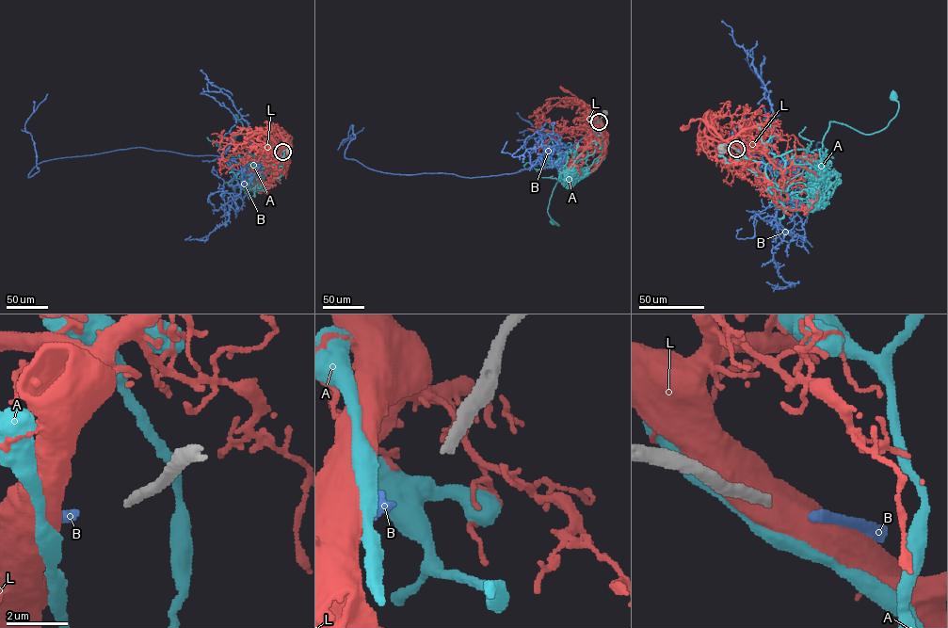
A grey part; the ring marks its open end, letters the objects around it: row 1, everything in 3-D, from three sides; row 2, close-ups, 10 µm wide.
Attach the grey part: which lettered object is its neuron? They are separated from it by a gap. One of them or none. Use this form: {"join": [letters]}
{"join": ["B"]}

